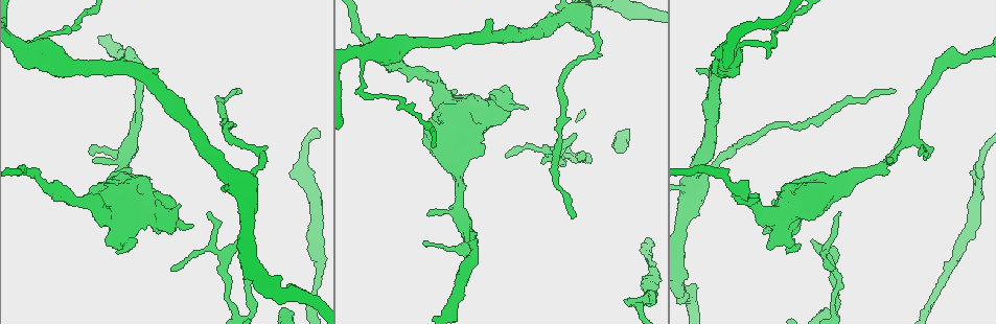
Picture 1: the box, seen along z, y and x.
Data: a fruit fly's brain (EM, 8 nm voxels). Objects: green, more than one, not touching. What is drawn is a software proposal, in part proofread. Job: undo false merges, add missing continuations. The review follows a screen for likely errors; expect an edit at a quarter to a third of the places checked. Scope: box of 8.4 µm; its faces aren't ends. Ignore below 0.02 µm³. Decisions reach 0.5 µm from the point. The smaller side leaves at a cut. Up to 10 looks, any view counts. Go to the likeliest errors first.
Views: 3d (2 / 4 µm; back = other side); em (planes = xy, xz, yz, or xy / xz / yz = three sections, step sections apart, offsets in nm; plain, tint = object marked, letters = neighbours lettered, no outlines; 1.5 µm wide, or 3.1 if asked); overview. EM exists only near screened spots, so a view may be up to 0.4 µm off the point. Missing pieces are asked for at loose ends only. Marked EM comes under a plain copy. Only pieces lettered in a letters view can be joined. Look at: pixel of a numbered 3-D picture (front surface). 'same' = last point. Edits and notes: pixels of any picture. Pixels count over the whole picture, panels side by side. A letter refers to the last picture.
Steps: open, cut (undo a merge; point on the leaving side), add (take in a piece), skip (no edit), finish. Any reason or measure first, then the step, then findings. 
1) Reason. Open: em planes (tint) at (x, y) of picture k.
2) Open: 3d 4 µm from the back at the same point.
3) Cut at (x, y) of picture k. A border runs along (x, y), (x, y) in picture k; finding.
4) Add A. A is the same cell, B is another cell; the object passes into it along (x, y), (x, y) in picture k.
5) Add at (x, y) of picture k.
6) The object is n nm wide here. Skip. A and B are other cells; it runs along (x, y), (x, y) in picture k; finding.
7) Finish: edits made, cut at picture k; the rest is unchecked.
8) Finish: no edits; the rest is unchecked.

Free end. Open: em yz step 8 (letters) at (153, 68) of picture 1.

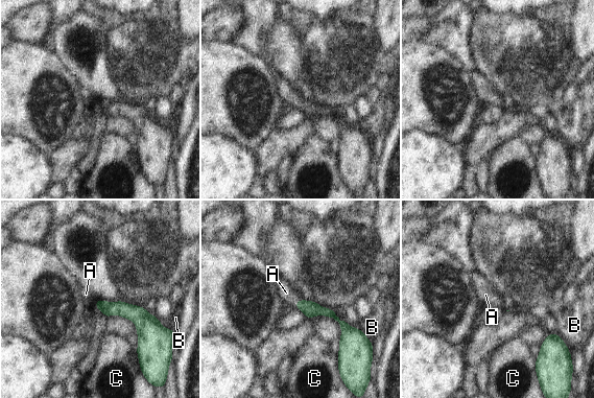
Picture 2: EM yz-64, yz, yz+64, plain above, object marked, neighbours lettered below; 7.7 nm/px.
Add A. A is the same cell, B and C are other cells; the object passes into it along (310, 308), (298, 301), (286, 293) in picture 2; the neuron continues.

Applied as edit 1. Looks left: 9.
Stops while still wide. Open: em planes (letters) at (527, 108) of picture 1.

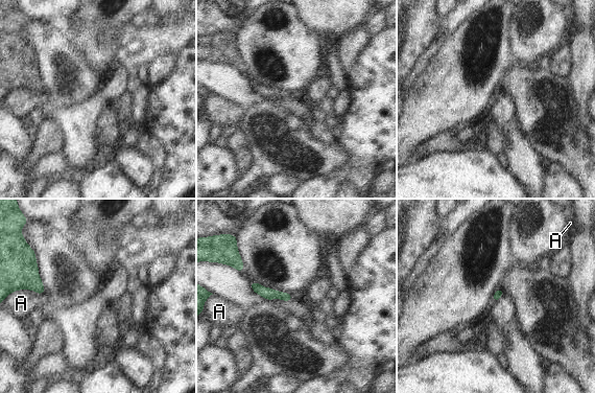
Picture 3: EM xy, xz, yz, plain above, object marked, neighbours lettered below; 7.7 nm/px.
Skip. A is another cell; it runs along (253, 284), (267, 294), (289, 297) in picture 3; no lettered piece goes on from it.

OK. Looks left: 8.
Thin end. Open: em xz step 4 (letters) at (241, 90) of picture 1.

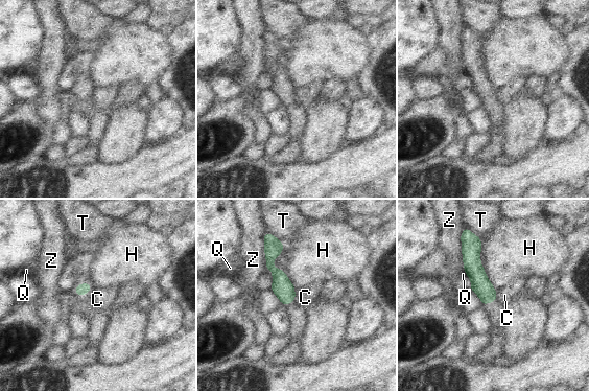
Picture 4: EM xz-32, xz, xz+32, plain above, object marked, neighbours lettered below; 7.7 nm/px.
The object is 90 nm wide here. Skip. C, H, Q, T and Z are other cells; it runs along (275, 240), (271, 267), (285, 302) in picture 4; no lettered piece goes on from it.

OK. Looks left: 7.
Abrupt turn. Open: 3d 2 µm at (774, 46) of picture 1.

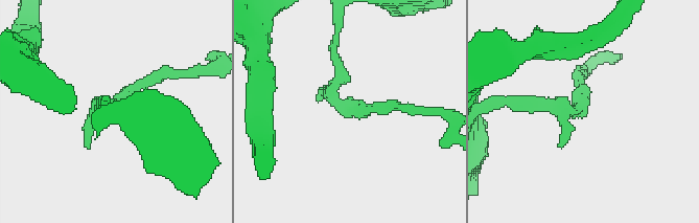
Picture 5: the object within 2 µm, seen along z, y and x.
Open: em planes (tint) at (348, 106) of picture 5.

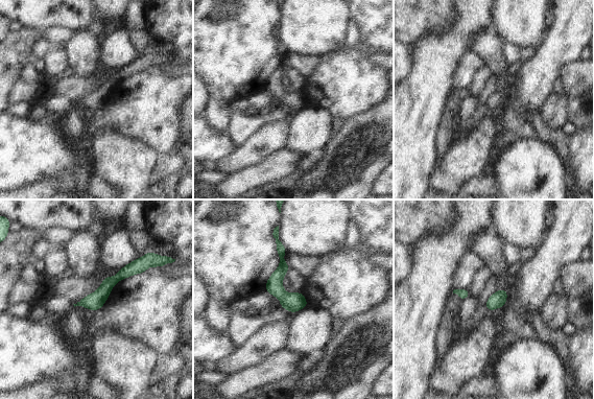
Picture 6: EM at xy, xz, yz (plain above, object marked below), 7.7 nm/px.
Open: em planes (letters) at the same point.

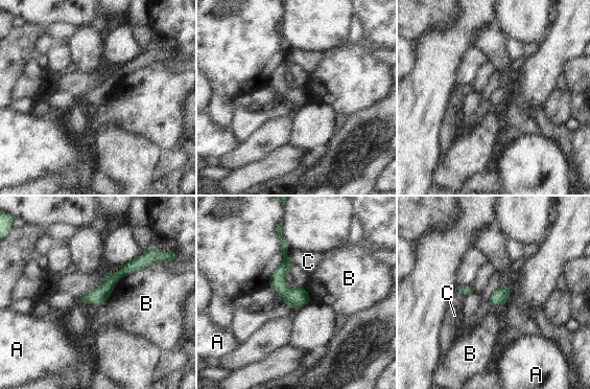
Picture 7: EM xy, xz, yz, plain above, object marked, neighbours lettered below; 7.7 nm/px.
The object is 120 nm wide here. Skip. A, B and C are other cells; it runs along (144, 256), (95, 298), (85, 299) in picture 7; one neuron here.

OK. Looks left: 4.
Finish: edits made, add at picture 2; the rest is unchecked.

